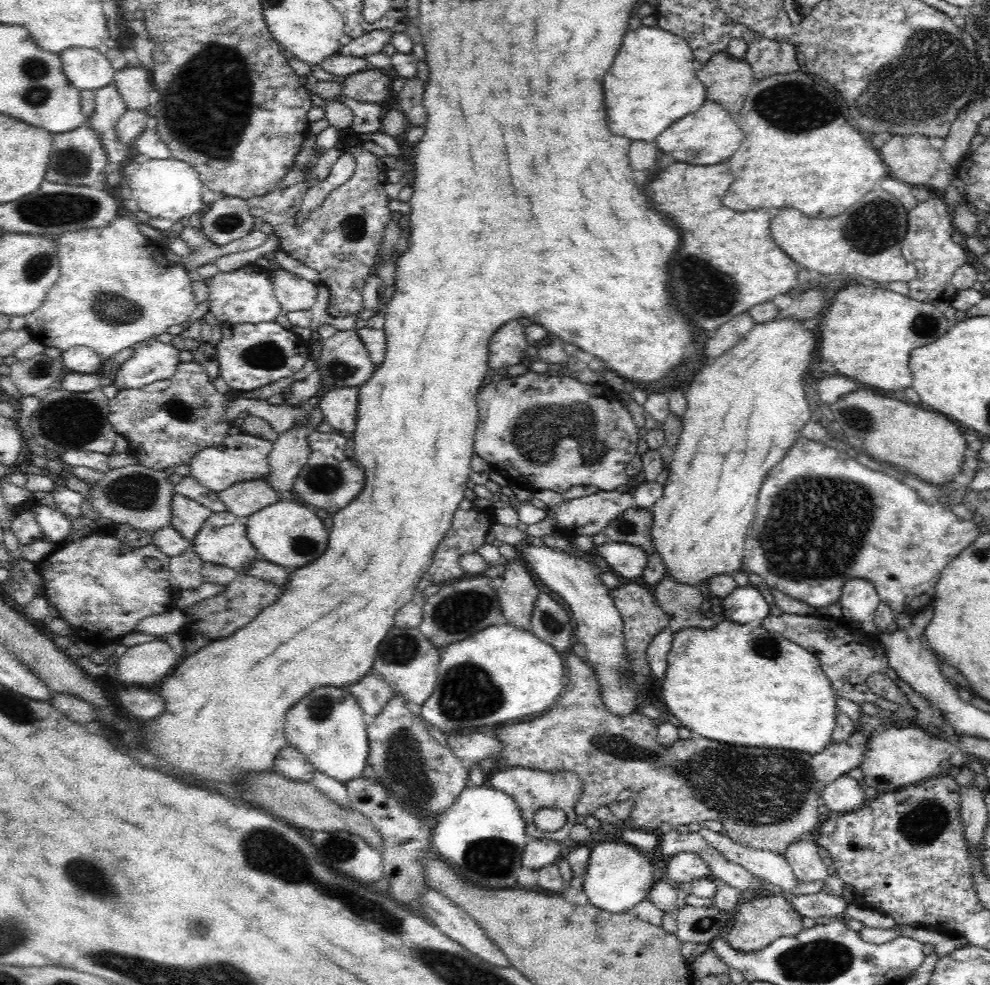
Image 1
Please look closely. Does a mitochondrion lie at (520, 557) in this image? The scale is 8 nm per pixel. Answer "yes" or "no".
no

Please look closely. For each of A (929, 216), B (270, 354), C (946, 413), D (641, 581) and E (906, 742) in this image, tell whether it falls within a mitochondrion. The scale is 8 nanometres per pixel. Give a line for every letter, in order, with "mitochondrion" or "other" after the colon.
A: other
B: mitochondrion
C: other
D: other
E: other

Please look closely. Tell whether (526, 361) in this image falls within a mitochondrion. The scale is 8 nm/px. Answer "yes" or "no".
no

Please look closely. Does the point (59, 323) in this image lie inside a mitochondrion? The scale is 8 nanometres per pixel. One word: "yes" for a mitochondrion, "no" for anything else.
no

